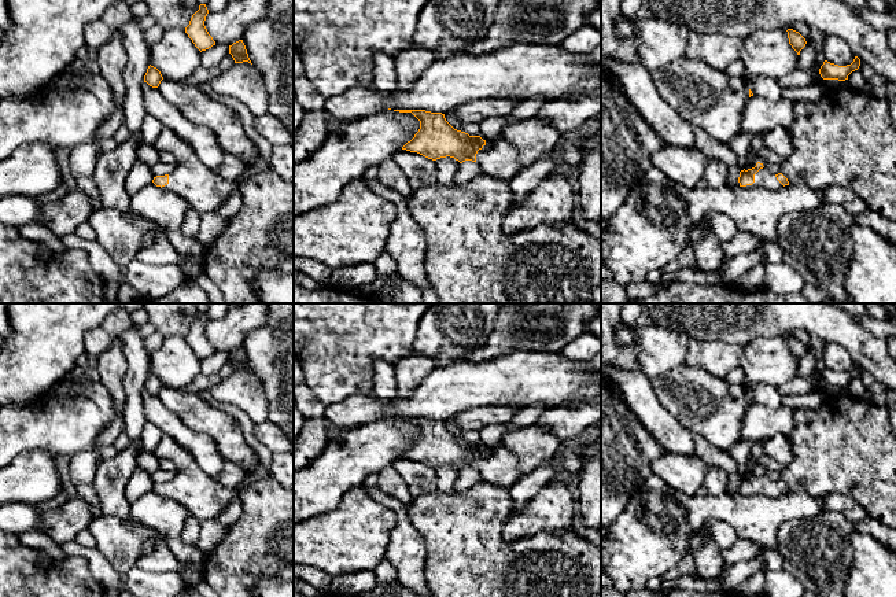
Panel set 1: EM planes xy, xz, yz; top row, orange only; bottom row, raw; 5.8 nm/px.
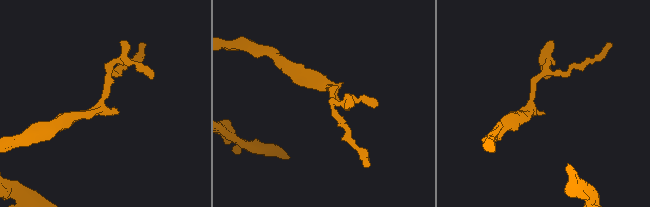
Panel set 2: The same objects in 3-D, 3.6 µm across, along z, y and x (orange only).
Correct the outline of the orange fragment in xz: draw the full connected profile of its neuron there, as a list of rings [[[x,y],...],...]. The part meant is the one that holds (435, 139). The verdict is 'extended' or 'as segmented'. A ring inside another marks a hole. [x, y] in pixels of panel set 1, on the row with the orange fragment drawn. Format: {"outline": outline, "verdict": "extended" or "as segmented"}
{"outline": [[[394,110],[412,113],[420,121],[420,129],[402,150],[417,152],[428,159],[454,158],[460,163],[476,162],[480,174],[510,180],[521,172],[516,150],[499,134],[491,141],[469,136],[454,129],[442,113],[425,110]]], "verdict": "extended"}

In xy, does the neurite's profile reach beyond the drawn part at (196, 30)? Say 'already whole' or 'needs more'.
already whole

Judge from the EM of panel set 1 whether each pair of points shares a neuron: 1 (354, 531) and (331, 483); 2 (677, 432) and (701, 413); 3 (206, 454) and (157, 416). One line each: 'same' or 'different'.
1: different
2: different
3: same

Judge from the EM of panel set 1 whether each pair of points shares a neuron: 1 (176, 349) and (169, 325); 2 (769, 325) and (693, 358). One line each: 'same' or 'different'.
1: different
2: different

